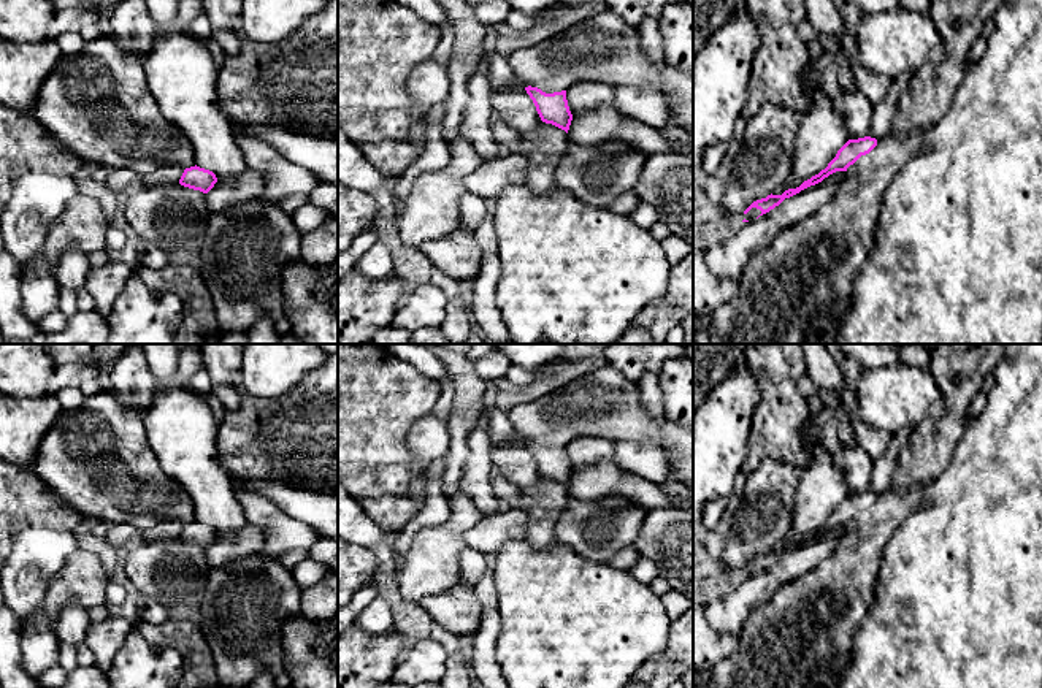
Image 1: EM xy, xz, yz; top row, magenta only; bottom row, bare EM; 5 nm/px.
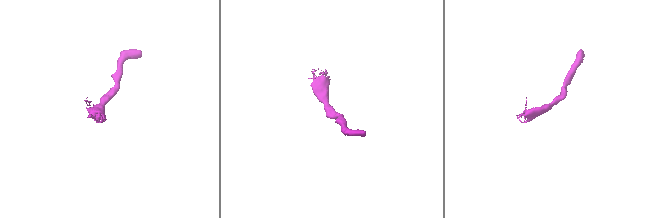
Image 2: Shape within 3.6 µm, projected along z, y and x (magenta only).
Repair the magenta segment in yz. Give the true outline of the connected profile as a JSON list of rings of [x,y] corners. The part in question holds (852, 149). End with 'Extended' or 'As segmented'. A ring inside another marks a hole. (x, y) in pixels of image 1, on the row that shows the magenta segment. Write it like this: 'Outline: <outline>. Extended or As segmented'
Outline: [[[871,136],[858,138],[858,140],[849,140],[836,154],[836,157],[828,163],[825,170],[822,170],[818,174],[812,176],[810,179],[804,181],[796,189],[788,189],[782,195],[768,195],[766,198],[753,201],[741,217],[737,217],[737,222],[752,222],[758,219],[760,216],[769,212],[776,206],[779,206],[785,198],[790,198],[801,190],[815,185],[822,182],[825,178],[836,171],[847,171],[850,165],[853,165],[861,155],[869,154],[877,146],[877,140]]]. Extended

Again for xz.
Outline: [[[525,87],[542,122],[552,124],[568,133],[573,114],[568,106],[566,90],[546,94],[538,87]]]. As segmented

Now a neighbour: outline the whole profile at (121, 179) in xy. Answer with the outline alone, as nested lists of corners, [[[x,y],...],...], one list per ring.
[[[114,168],[113,173],[105,179],[105,182],[116,193],[124,193],[138,182],[138,176],[128,168]]]

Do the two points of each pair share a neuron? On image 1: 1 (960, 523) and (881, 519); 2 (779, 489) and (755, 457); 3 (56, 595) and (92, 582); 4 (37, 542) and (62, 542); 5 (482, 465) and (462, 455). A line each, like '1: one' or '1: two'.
1: two
2: two
3: one
4: one
5: two

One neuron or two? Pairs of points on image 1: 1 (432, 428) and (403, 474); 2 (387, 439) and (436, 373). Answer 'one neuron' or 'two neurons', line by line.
1: one neuron
2: two neurons

